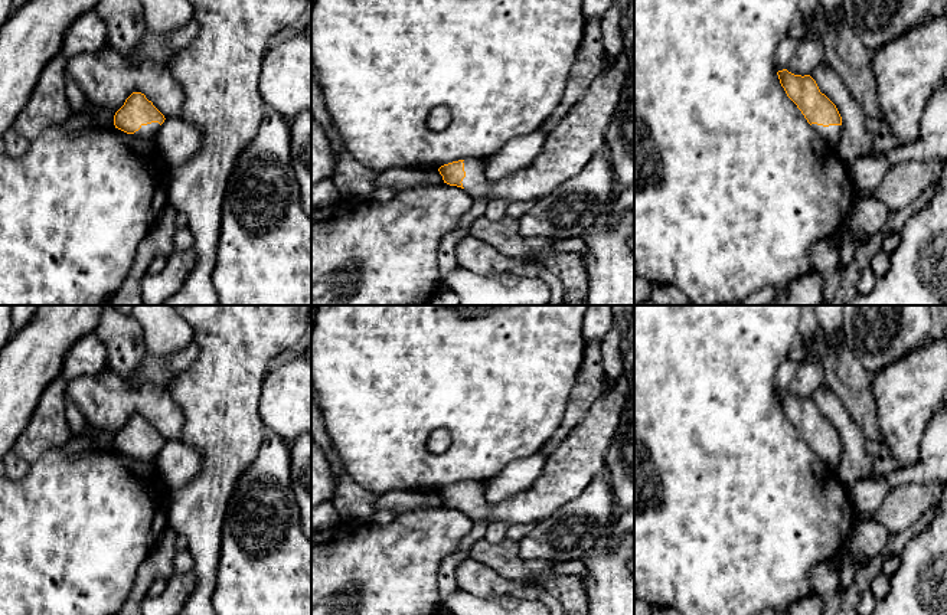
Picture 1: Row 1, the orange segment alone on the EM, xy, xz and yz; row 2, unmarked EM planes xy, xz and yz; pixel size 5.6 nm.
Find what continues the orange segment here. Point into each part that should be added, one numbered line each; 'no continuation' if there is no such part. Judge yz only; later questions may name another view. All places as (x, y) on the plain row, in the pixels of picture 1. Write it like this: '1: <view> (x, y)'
1: yz (830, 457)

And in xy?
1: xy (149, 454)

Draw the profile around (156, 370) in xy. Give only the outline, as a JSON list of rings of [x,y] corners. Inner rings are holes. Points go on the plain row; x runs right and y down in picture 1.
[[[195,343],[174,354],[163,357],[147,354],[141,369],[131,379],[127,379],[125,385],[133,390],[147,383],[169,389],[174,376],[189,367],[197,354],[199,347]]]

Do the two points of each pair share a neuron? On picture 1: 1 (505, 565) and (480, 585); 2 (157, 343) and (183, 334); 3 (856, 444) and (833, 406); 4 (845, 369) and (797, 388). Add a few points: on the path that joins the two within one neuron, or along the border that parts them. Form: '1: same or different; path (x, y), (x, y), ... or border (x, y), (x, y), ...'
1: different; border (470, 556), (486, 563), (508, 579), (526, 584)
2: same; path (163, 337), (166, 334), (178, 334)
3: same; path (851, 435), (838, 415)
4: different; border (806, 356), (816, 357), (820, 362), (825, 383)

